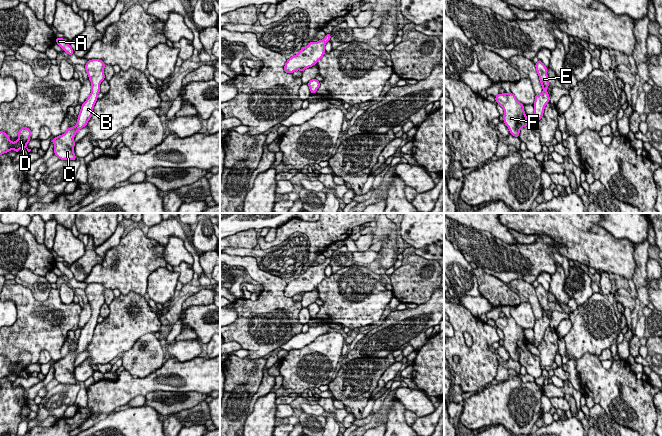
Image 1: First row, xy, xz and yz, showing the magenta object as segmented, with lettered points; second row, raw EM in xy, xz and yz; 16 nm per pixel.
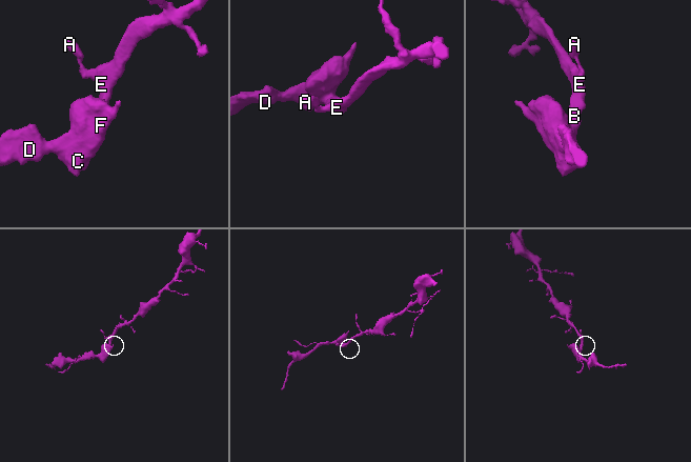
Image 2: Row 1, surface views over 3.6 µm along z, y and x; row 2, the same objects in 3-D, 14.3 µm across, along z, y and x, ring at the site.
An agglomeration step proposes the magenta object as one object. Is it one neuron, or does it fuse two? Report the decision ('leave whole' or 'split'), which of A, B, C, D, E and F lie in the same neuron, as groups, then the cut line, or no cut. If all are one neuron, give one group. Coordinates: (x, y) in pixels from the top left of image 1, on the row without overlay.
leave whole; A B C D E F; no cut

